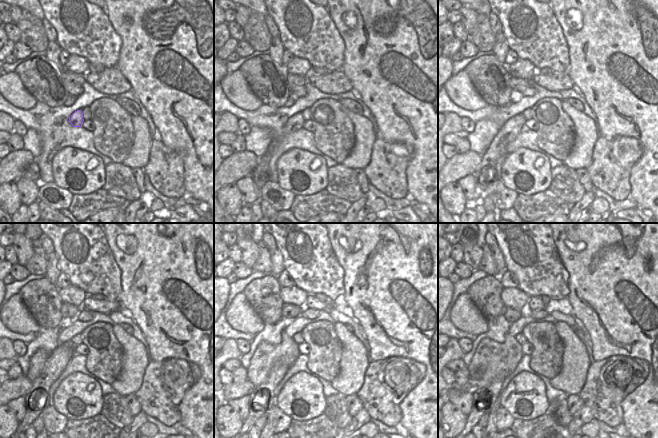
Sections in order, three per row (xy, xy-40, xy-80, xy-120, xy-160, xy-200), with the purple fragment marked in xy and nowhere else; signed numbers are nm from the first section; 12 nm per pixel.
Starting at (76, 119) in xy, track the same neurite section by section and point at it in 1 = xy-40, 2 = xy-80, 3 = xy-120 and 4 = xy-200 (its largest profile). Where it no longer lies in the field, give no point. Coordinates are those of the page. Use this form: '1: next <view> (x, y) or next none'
1: next xy-40 (294, 123)
2: next xy-80 (508, 132)
3: next xy-120 (57, 361)
4: next xy-200 (478, 409)

